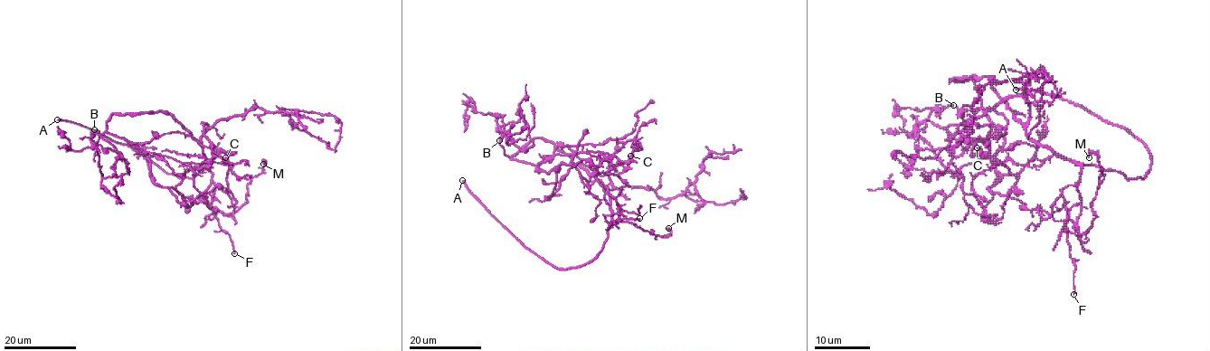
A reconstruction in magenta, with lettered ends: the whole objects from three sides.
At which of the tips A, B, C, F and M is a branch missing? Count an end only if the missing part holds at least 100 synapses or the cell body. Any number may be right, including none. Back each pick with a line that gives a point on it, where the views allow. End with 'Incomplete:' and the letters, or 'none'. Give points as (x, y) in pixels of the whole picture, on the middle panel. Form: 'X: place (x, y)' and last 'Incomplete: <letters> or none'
A: place (462, 180)
Incomplete: A

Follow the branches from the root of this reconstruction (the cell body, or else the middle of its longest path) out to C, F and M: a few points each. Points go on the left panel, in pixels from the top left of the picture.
C: (184, 127), (161, 111), (114, 113), (107, 122), (107, 130), (134, 150), (182, 162), (225, 157)
F: (184, 127), (201, 147), (205, 166), (212, 174), (210, 185), (200, 198), (229, 235), (234, 253)
M: (184, 127), (201, 147), (212, 174), (205, 199), (215, 210), (234, 213), (246, 201), (247, 184), (263, 164)

